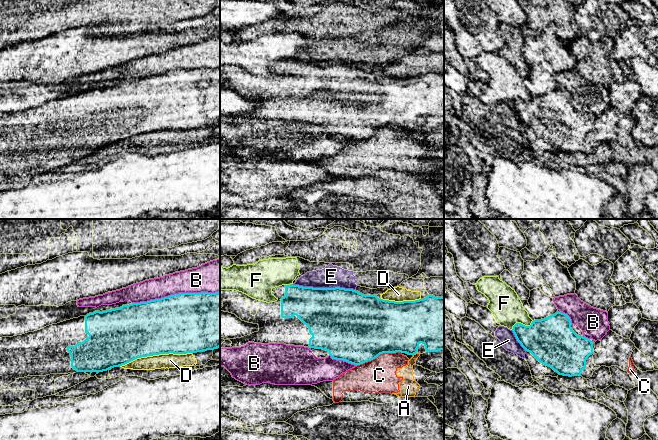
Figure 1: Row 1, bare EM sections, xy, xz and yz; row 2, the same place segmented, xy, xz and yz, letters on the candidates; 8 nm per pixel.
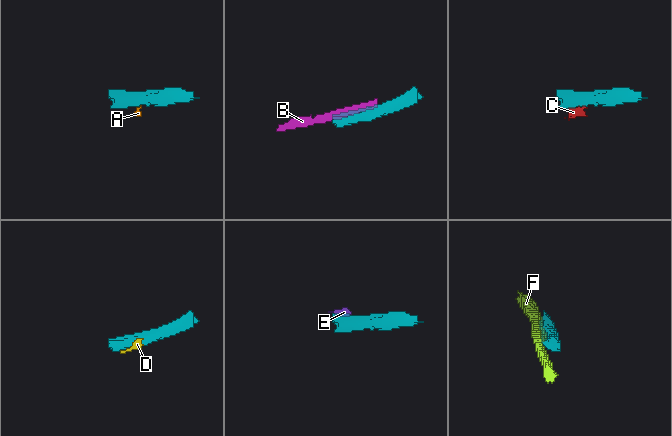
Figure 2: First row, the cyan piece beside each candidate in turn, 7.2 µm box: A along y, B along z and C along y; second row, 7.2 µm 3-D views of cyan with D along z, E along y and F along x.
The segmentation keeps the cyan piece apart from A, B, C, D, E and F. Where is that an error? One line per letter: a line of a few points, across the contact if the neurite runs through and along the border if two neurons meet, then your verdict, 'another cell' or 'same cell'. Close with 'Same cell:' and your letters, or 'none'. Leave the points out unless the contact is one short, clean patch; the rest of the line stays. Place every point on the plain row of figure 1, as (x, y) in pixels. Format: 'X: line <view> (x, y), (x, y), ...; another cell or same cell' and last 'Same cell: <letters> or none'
A: line xz (416, 128), (413, 131); another cell
B: another cell
C: another cell
D: another cell
E: another cell
F: another cell
Same cell: none

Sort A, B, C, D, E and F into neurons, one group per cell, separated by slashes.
A C / B / D E / F

